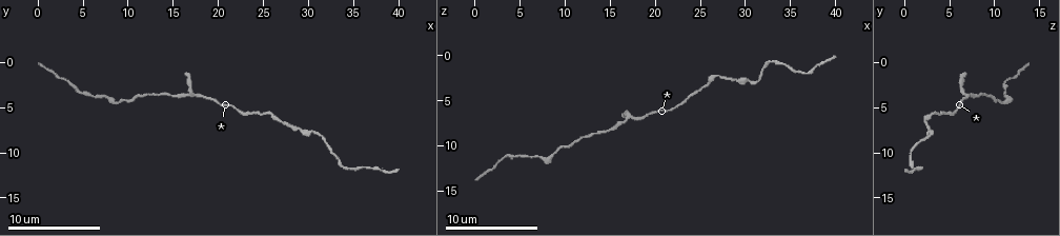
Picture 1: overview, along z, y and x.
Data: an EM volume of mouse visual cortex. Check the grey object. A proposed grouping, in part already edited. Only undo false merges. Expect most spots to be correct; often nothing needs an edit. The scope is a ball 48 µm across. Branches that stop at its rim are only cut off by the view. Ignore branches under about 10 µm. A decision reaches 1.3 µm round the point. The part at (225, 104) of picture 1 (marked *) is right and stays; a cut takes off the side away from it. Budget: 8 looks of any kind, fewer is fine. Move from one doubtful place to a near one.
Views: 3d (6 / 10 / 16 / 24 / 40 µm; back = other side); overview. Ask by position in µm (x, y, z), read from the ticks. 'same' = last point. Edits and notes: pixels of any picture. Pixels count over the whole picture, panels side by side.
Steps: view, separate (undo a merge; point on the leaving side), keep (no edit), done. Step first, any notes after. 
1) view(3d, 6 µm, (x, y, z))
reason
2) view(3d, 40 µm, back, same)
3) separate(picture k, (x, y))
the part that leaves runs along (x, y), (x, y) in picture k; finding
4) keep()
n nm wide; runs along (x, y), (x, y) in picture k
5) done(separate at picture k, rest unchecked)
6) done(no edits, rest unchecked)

view(3d, 10 µm, (28.2, 7.4, 2.8))
sudden change in width

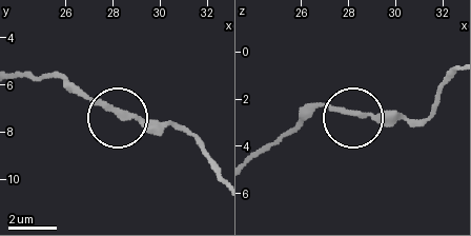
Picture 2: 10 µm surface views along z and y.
view(3d, 6 µm, (28.5, 7.2, 2.6))
zoom in

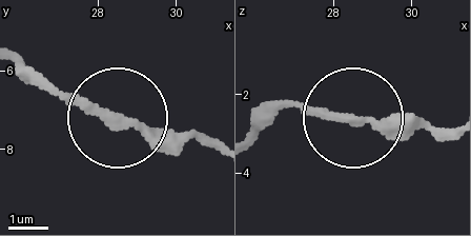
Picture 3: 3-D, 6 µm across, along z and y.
keep()
runs along (259, 136), (300, 105), (390, 126), (450, 126) in picture 3; continuous, no second neuron

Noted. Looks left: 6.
view(3d, 6 µm, (9.0, 4.4, 10.4))
thick turns thin

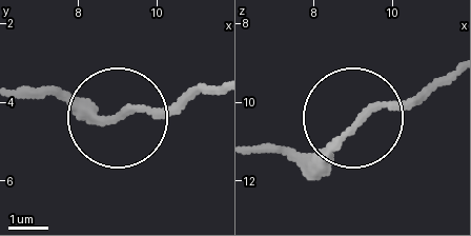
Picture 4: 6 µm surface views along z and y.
view(3d, 6 µm, back, (9.10, 4.30, 10.45))

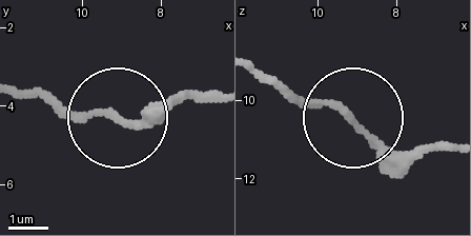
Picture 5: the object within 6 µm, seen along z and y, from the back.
keep()
runs along (258, 69), (388, 146), (425, 150) in picture 5; continuous, no second neuron

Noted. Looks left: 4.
view(3d, 16 µm, (19.0, 4.0, 6.8))

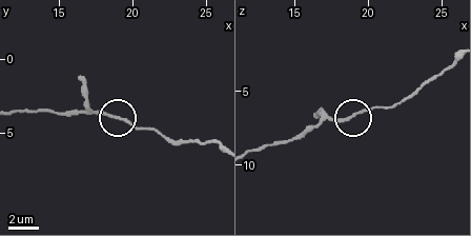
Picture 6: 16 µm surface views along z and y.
keep()
190 nm wide; runs along (142, 129), (117, 117), (84, 111) in picture 6; one neuron here

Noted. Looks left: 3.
view(3d, 10 µm, (14.8, 3.8, 8.2))
thick turns thin

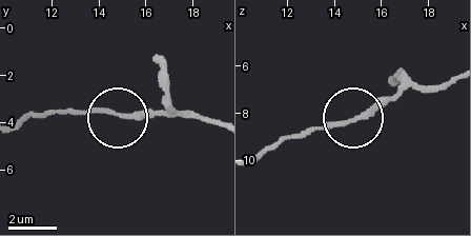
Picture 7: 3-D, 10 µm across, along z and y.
keep()
220 nm wide; runs along (214, 123), (197, 116), (48, 110) in picture 7; one neuron here

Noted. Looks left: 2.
done(no edits, rest unchecked)

